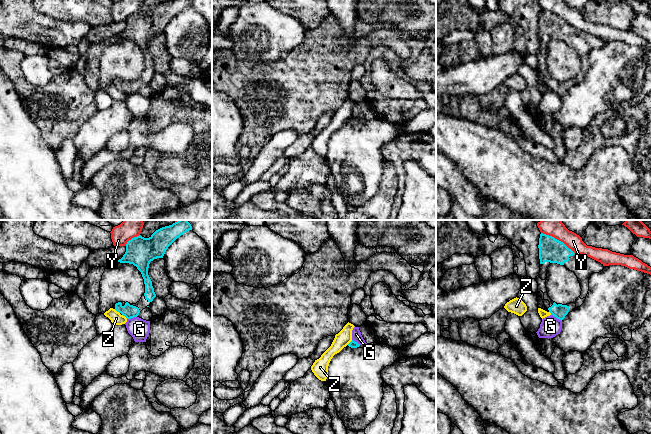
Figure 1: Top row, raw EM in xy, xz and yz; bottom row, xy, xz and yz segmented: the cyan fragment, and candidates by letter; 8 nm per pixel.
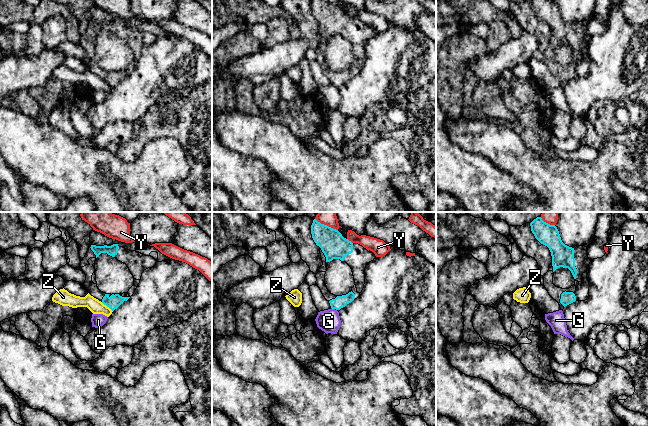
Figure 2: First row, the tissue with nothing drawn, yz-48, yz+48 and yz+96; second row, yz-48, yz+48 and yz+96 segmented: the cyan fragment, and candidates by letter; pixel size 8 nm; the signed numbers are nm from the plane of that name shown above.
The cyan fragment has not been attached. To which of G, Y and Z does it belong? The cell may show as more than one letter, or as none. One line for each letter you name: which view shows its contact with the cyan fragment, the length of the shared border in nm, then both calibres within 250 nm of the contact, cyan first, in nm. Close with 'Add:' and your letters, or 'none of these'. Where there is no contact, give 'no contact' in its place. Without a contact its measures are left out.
Add: none of these

